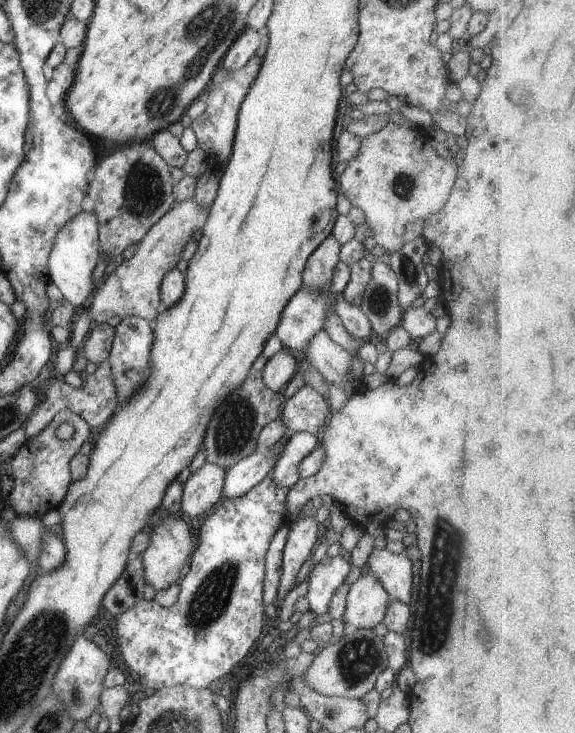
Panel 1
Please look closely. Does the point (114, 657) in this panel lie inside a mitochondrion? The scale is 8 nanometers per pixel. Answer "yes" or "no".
no

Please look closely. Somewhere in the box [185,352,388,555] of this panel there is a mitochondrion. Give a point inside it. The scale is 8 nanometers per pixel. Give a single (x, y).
(235, 426)

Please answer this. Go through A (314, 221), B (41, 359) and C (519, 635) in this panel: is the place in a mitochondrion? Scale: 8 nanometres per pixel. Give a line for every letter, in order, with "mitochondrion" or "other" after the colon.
A: other
B: other
C: other

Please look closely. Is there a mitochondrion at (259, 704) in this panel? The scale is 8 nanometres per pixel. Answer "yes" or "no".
no

